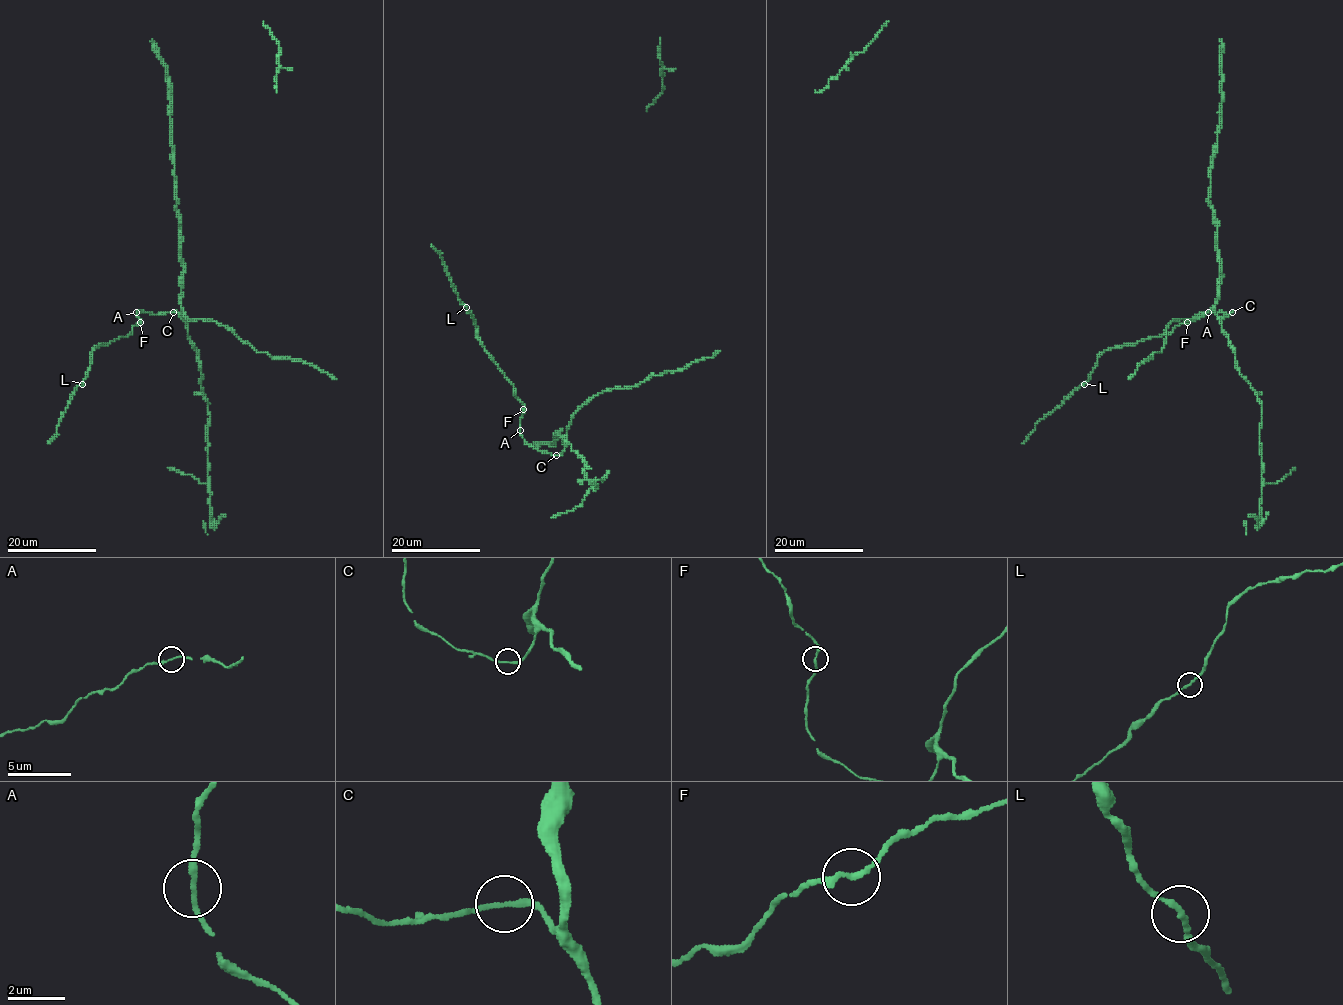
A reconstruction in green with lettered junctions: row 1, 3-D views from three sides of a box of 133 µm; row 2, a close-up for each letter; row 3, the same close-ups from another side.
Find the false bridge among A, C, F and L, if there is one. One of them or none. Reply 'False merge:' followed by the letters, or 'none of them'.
False merge: none of them

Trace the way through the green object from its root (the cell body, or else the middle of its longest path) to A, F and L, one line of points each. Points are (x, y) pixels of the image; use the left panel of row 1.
A: (172, 146), (184, 268), (182, 317), (176, 312), (158, 315), (136, 312)
F: (172, 146), (184, 268), (182, 317), (176, 312), (154, 315), (137, 311), (139, 323)
L: (172, 146), (184, 268), (182, 317), (176, 312), (137, 311), (140, 323), (128, 335), (94, 348), (83, 384)

